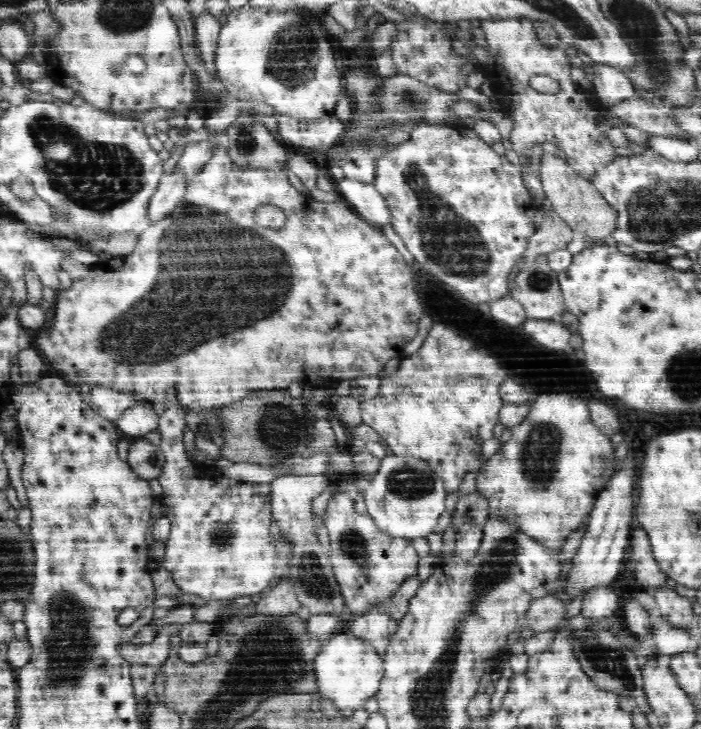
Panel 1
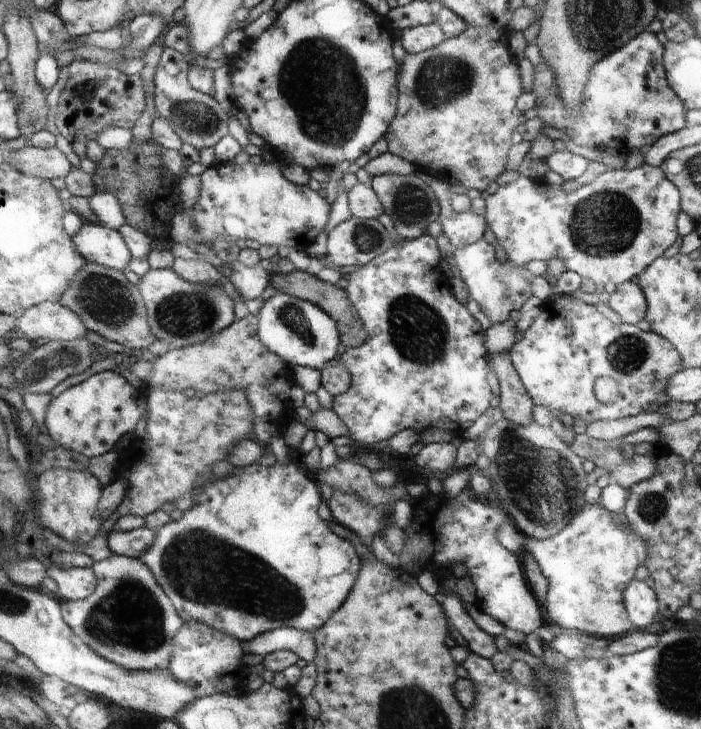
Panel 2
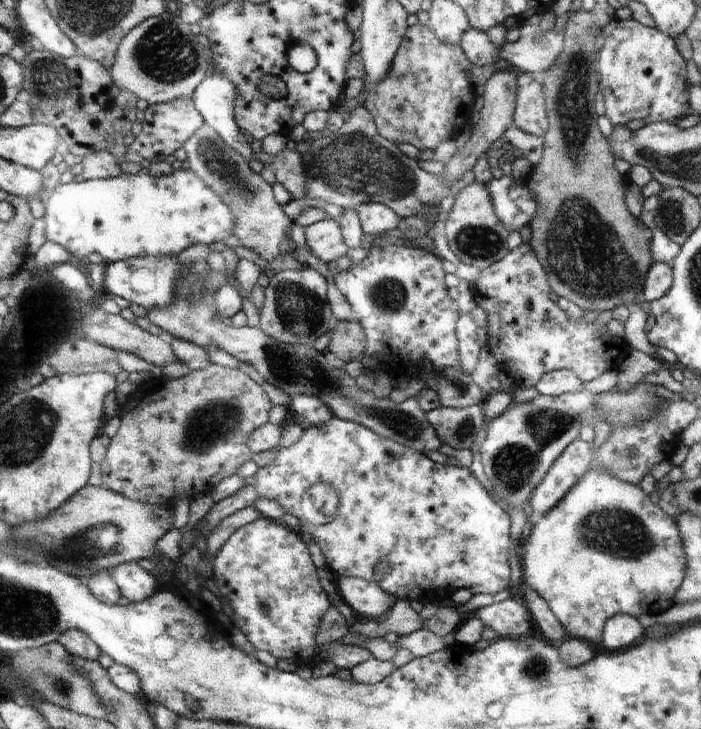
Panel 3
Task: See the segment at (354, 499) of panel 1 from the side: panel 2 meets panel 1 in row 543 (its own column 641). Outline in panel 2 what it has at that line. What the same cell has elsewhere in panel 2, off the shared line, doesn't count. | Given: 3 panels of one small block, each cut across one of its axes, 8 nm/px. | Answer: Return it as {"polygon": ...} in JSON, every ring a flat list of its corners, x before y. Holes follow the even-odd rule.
{"polygon":[[571,295,543,302,540,315,524,331,522,340,514,343,509,354,526,392,536,405,542,405,551,412,569,414,574,422,582,420,586,424,664,411,663,407,668,402,664,392,666,384,676,372,683,370,683,358,667,337,650,330,642,331,629,323,614,324,600,314,596,305,586,304],[602,376,608,376,620,384,621,398,618,401,606,404,596,398,594,382]]}

